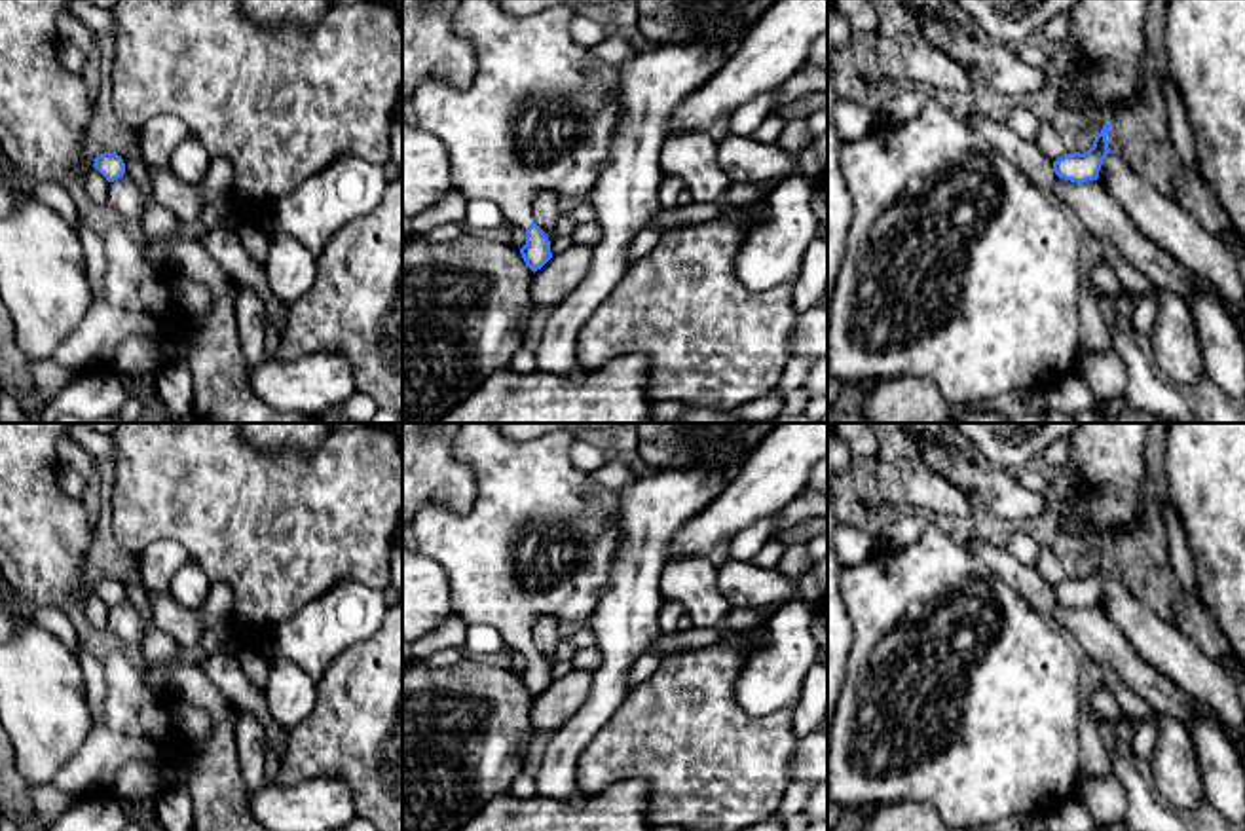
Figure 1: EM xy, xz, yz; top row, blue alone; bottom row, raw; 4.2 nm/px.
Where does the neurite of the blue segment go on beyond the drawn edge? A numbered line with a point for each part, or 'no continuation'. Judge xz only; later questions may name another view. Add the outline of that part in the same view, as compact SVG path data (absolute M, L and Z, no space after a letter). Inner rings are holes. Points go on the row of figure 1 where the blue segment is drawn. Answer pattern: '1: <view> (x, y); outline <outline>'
1: xz (539, 112); outline M461 0L454 30L469 40L476 63L471 83L457 89L440 80L425 80L412 95L418 127L446 146L457 192L467 199L488 195L518 230L531 226L531 207L541 192L588 201L621 120L617 102L621 65L594 57L571 38L575 13L577 8L558 6L516 17L495 0Z

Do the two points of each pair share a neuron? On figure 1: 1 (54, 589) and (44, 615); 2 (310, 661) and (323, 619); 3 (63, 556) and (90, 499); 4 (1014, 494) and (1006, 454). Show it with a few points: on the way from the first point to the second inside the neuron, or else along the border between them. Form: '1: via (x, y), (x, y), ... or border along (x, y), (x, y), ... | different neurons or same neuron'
1: border along (61, 608), (37, 608), (31, 619) | different neurons
2: via (312, 651), (312, 638), (321, 628) | same neuron
3: border along (80, 499), (93, 537) | different neurons
4: border along (991, 465), (1012, 471) | different neurons

